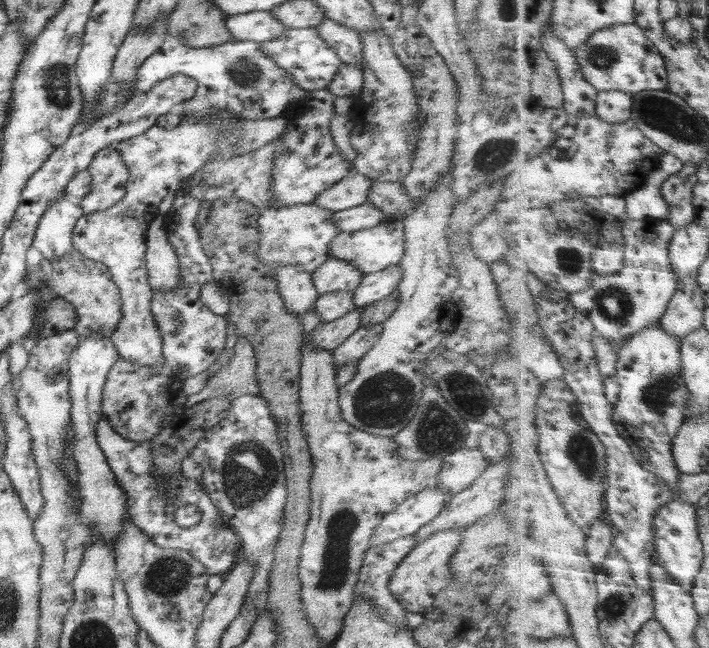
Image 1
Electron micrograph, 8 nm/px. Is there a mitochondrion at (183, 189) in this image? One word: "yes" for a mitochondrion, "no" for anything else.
no

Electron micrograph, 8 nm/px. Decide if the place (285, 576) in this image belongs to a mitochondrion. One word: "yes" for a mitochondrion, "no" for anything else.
no

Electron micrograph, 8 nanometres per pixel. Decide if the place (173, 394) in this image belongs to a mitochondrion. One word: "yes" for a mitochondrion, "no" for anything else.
no

